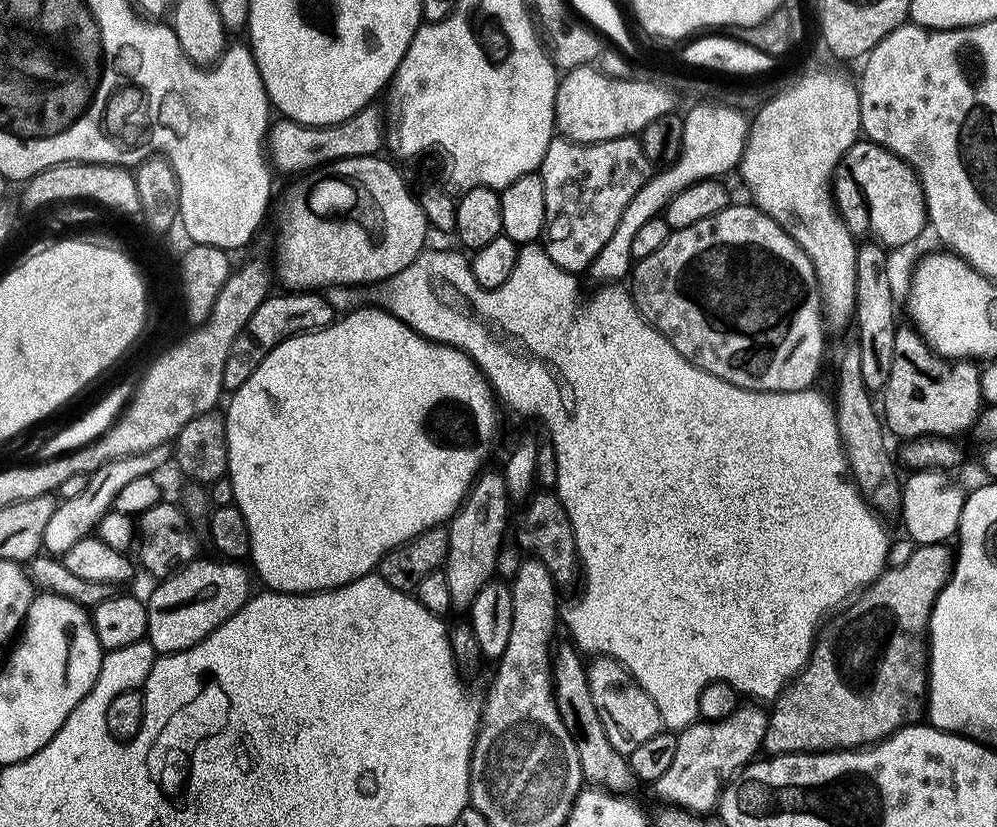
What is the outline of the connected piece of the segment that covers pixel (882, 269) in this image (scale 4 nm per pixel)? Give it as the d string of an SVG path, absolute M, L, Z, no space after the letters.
M864 242L856 249L856 328L855 343L862 358L862 382L869 393L883 393L890 378L890 365L894 363L894 334L898 327L896 321L896 296L888 281L888 256L881 245Z

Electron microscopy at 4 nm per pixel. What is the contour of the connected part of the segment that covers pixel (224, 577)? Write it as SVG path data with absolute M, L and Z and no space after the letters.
M193 558L187 564L177 567L149 596L148 643L154 646L157 654L181 652L198 642L202 642L222 622L229 620L253 595L254 589L248 581L249 569L236 562L223 559L200 560Z

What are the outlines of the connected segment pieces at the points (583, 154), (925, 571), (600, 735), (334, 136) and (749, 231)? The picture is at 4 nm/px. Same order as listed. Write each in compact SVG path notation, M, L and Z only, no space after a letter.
M619 136L597 144L579 144L577 140L553 138L550 146L546 146L546 154L538 169L538 175L542 178L542 190L546 190L546 222L542 247L546 254L550 254L550 259L569 274L587 273L598 258L599 251L610 241L623 210L630 205L630 200L653 172L653 161L648 160L636 136Z
M947 543L913 547L913 552L905 558L904 564L897 568L885 567L874 583L863 589L843 611L833 615L823 625L812 645L807 664L800 675L780 693L774 704L776 709L771 709L762 745L765 753L783 756L789 752L835 752L871 746L893 736L907 724L917 723L925 715L928 695L928 623L934 602L952 574L954 552L948 547Z
M571 642L555 645L552 653L552 686L564 725L576 740L578 760L582 762L585 781L617 794L627 793L628 787L634 784L628 757L625 753L614 750L614 746L610 746L610 738L606 738L606 730L602 726L600 715L594 706L594 698L590 694L585 657Z
M373 102L349 120L326 126L300 124L297 120L287 118L273 119L266 141L266 155L271 167L277 173L306 172L318 164L327 166L334 160L377 155L381 151L379 148L383 149L386 144L386 116L378 105Z
M729 203L728 207L718 214L714 214L710 218L702 218L702 222L694 222L694 226L669 231L666 242L662 242L662 246L658 246L658 250L654 250L654 254L646 254L646 258L633 263L630 273L631 280L630 295L641 316L667 338L670 346L674 346L674 350L678 350L678 354L682 354L682 358L686 358L694 366L698 366L734 386L748 388L751 392L802 392L815 385L812 383L815 382L816 375L820 372L820 363L824 360L826 325L824 310L820 306L820 287L816 281L814 266L807 254L800 249L798 242L794 242L794 238L790 238L790 234L786 234L783 226L774 222L751 203Z

